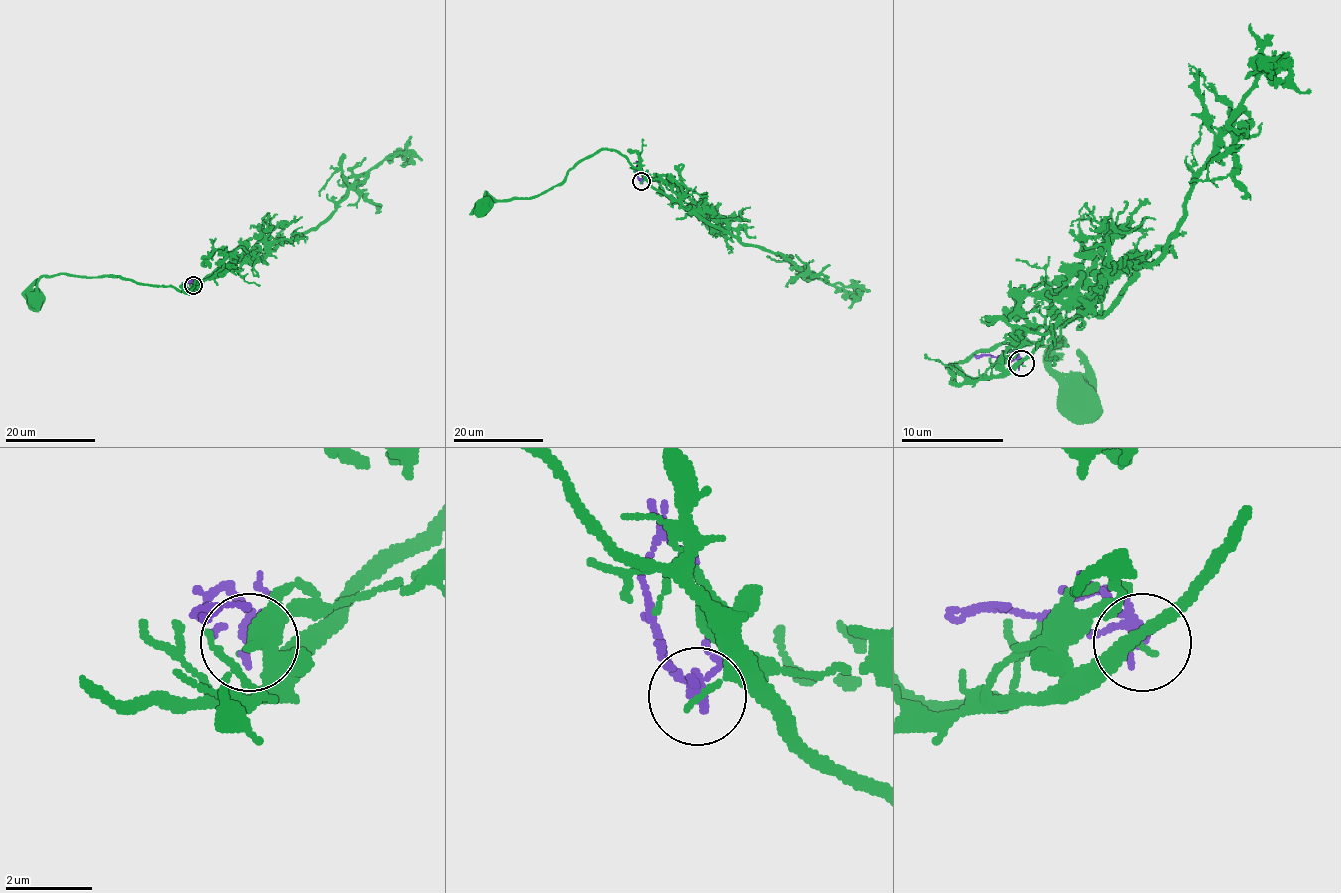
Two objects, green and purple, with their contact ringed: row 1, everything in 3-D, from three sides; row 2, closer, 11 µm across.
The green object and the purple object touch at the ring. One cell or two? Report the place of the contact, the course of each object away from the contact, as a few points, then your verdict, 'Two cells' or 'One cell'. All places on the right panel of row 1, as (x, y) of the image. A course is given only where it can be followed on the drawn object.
Place: (1021, 363). Course of green: (1022, 364), (999, 377), (968, 377), (947, 366), (999, 343), (1058, 346), (1063, 338), (1053, 377), (1071, 395). Course of purple: (1022, 364), (1014, 351), (975, 359). Two cells

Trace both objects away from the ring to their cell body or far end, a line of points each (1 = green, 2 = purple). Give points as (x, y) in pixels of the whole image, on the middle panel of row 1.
1: (641, 182), (644, 175), (626, 158), (599, 149), (579, 160), (561, 183), (531, 197), (484, 195), (483, 203)
2: (641, 182), (635, 169), (636, 161)

